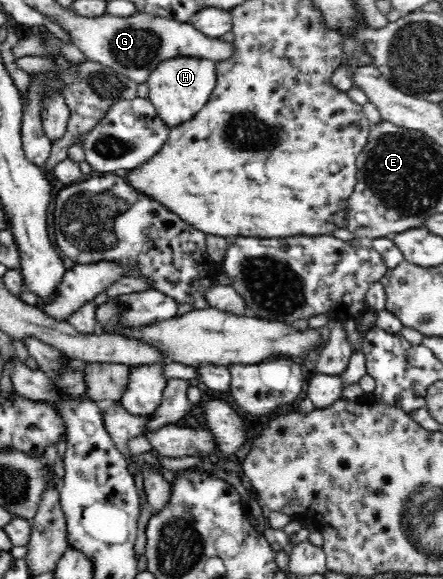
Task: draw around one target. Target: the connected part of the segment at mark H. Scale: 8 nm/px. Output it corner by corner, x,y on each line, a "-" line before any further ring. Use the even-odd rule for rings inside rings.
177,56
157,64
147,78
148,99
157,116
169,128
190,121
210,100
215,86
215,61
209,58

